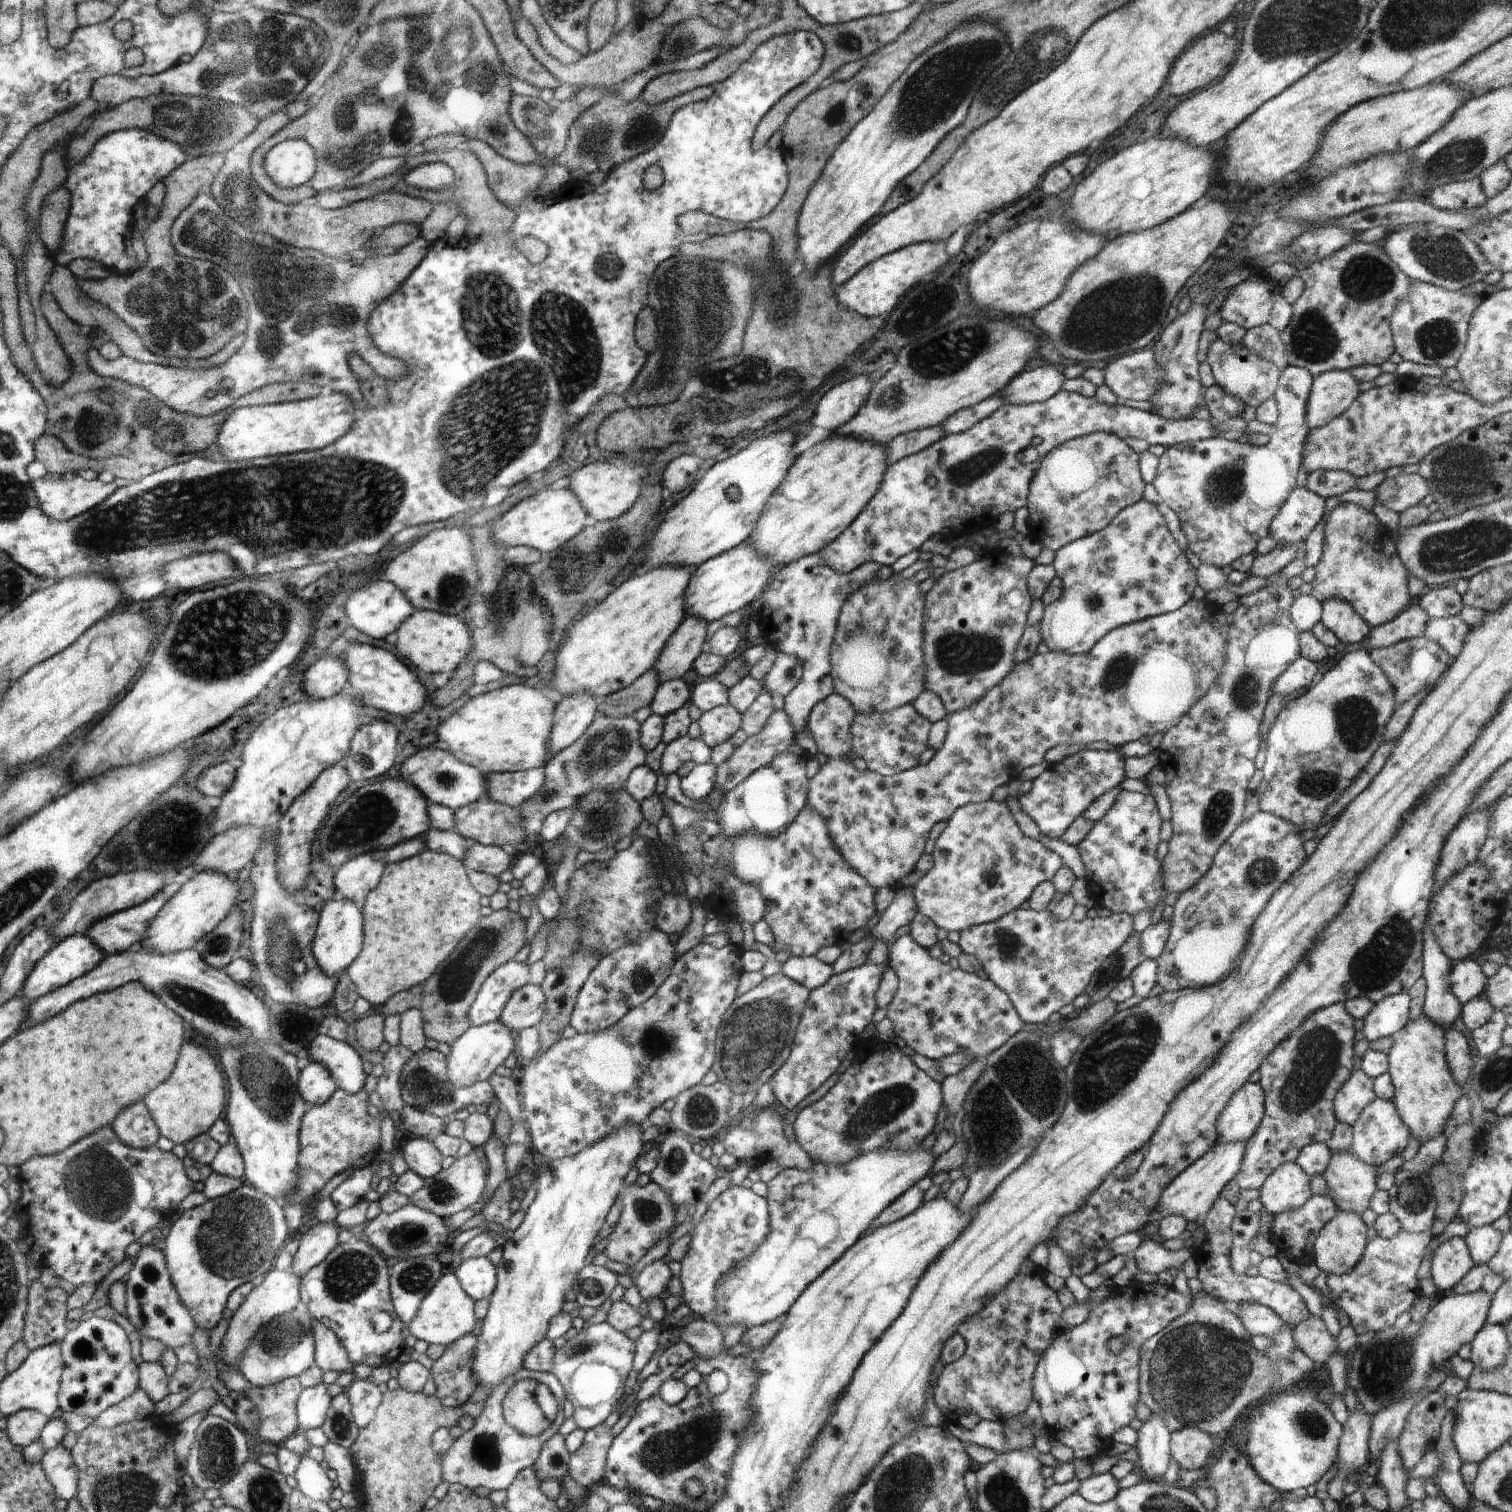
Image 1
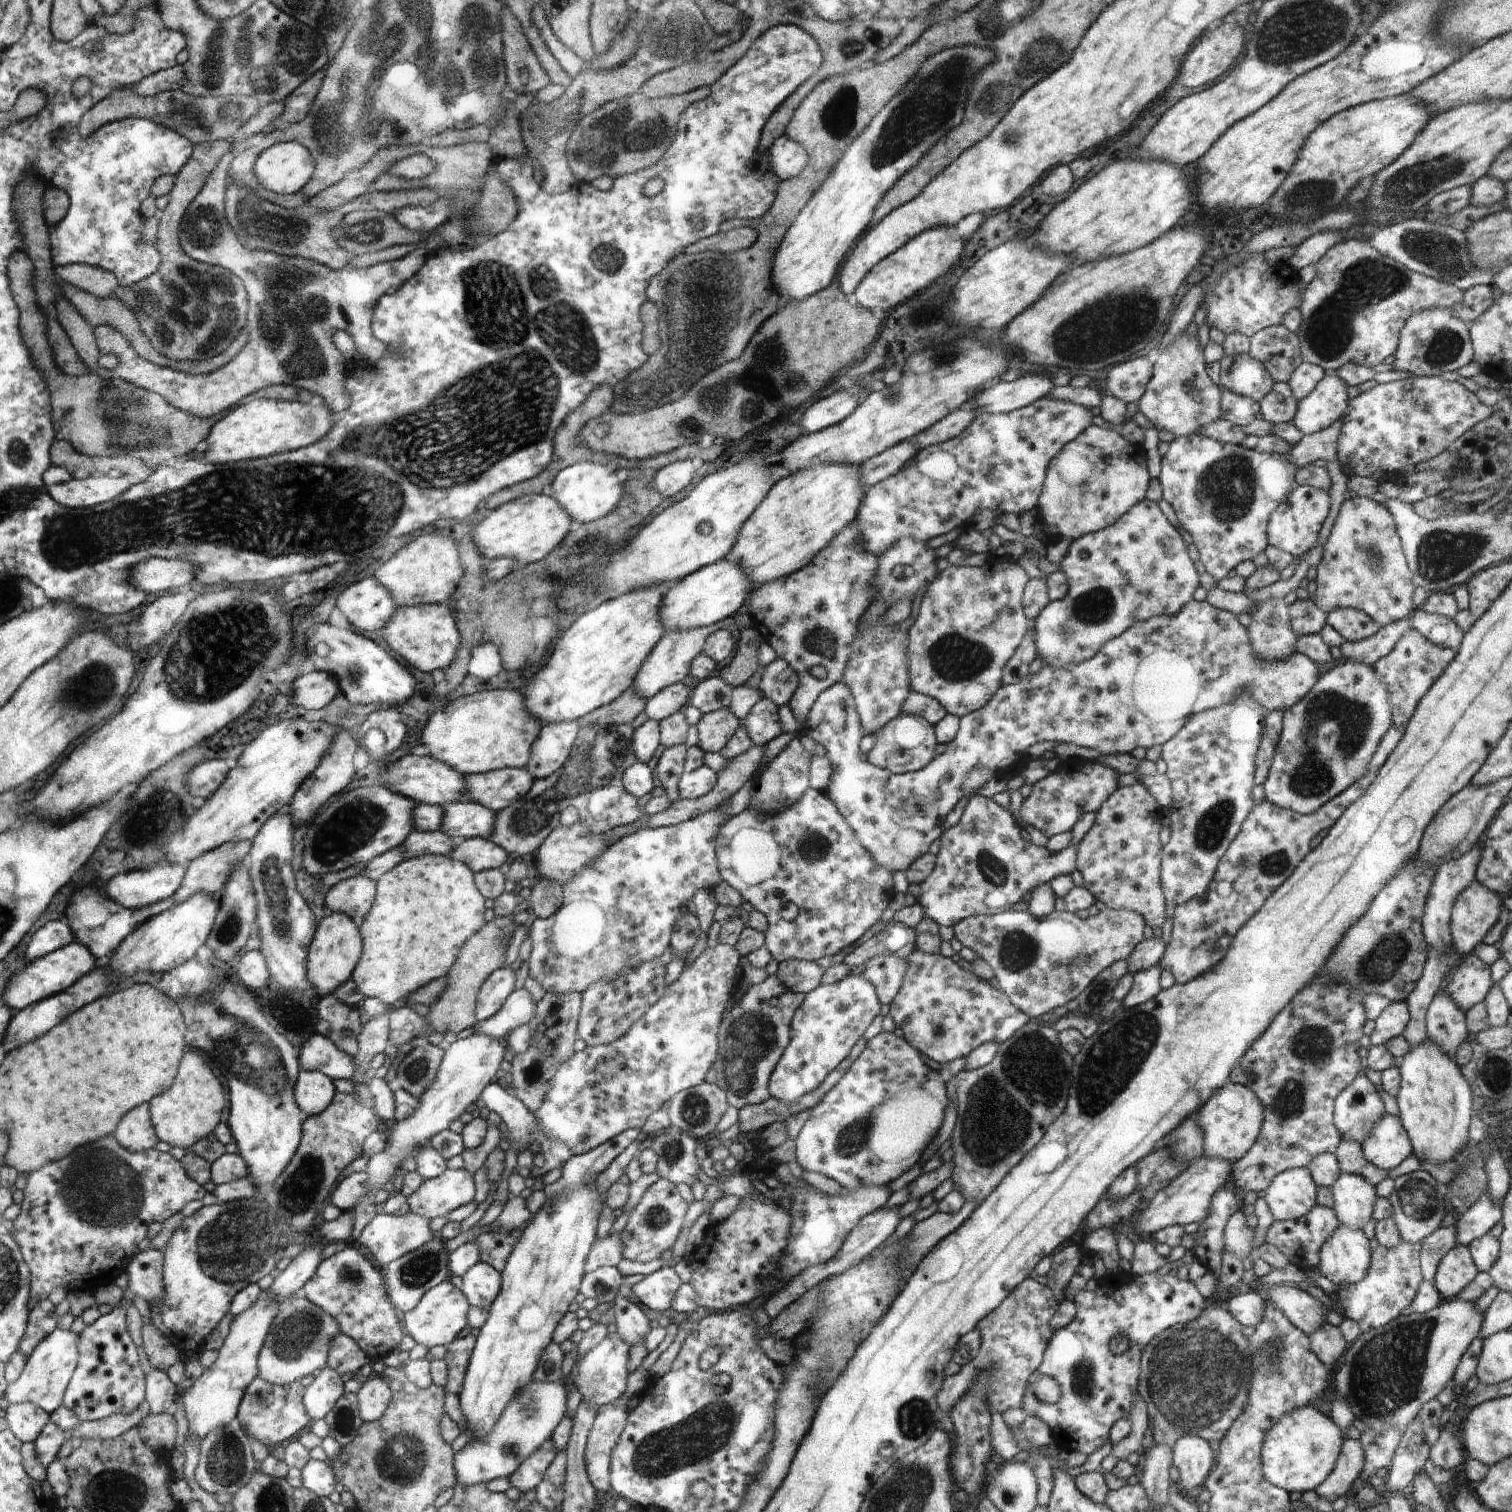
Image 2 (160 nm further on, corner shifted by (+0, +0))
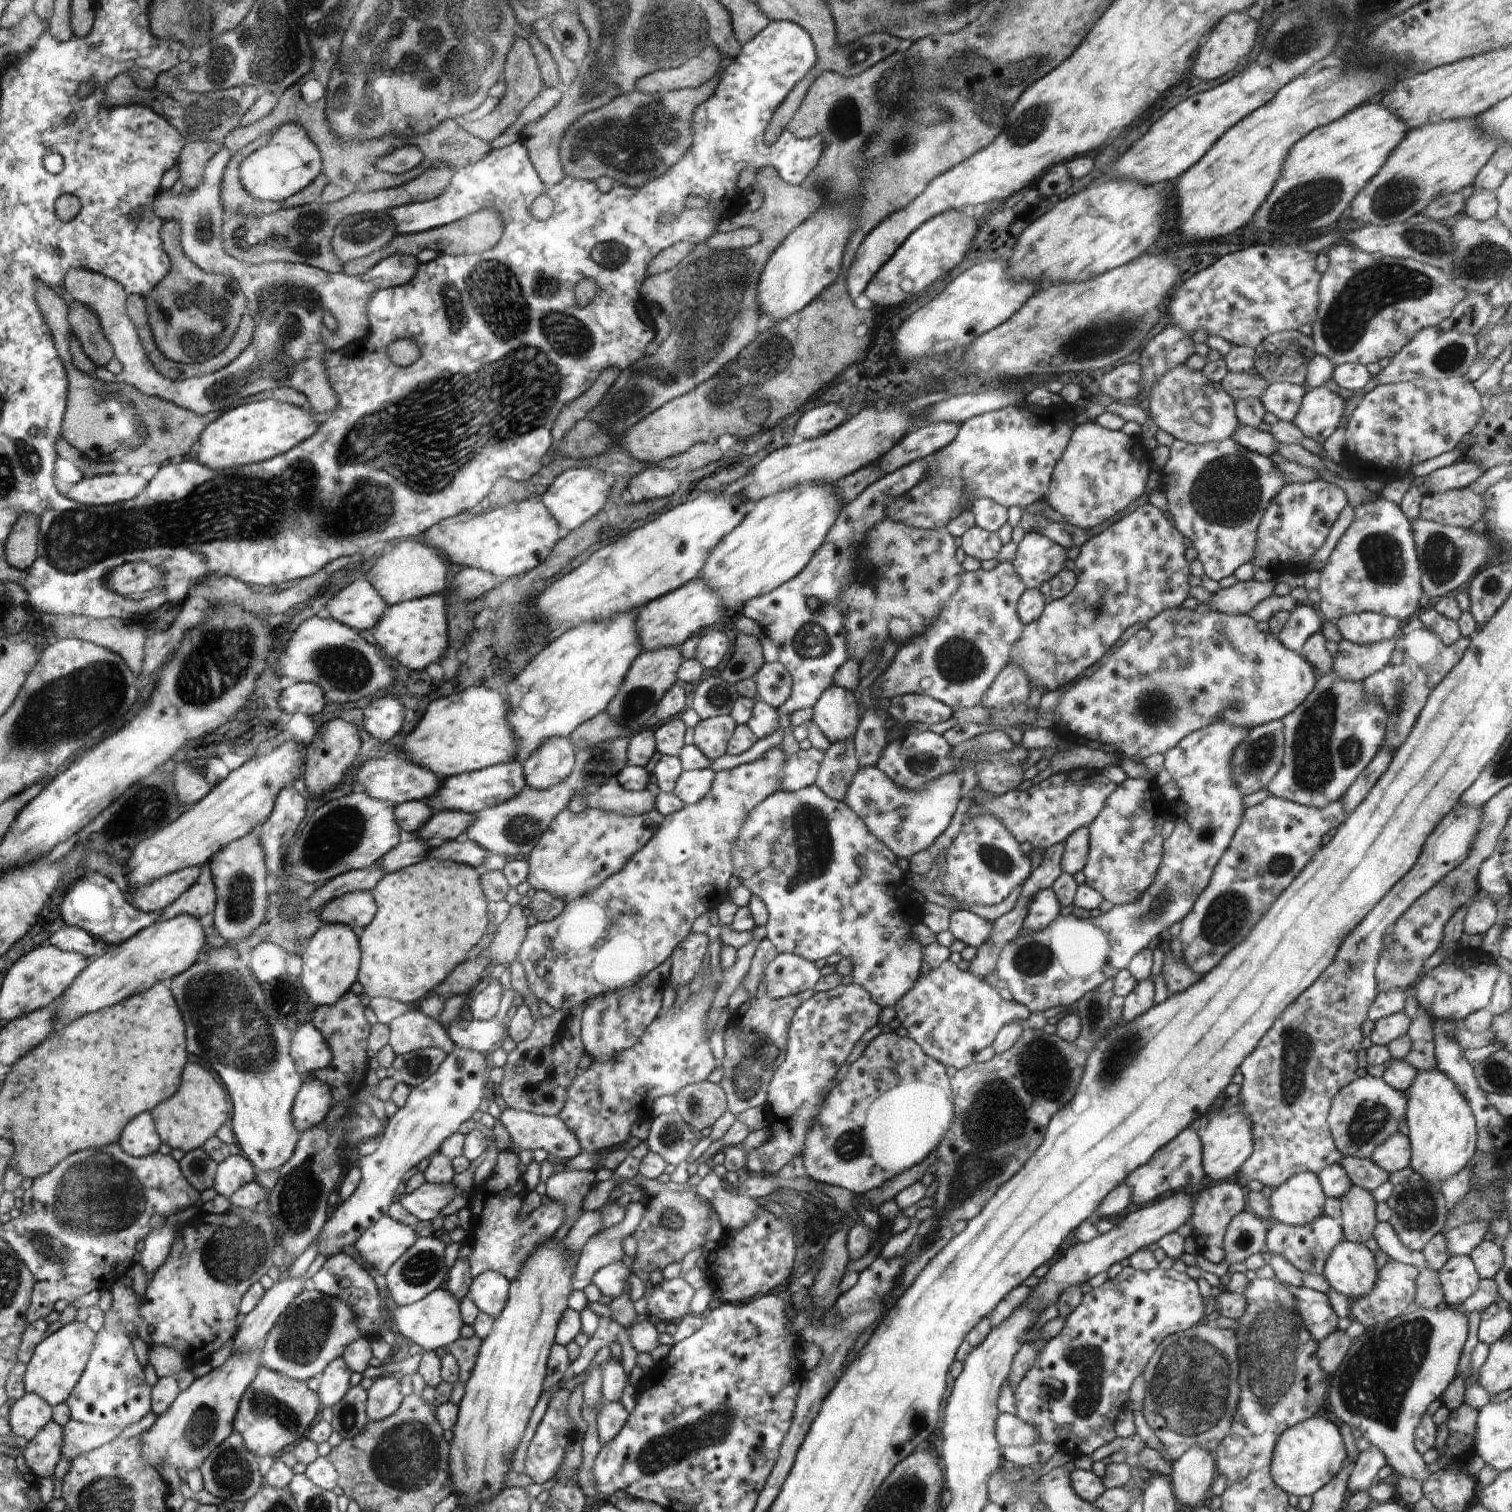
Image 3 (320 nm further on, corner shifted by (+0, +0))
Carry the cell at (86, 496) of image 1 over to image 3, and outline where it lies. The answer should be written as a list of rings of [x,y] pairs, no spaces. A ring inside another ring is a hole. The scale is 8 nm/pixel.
[[[94,476],[81,480],[65,495],[85,505],[113,505],[124,503],[138,496],[146,488],[146,480],[142,476]]]

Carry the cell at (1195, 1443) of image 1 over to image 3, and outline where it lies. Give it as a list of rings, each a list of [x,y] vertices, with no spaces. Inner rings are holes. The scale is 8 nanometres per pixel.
[[[1190,1447],[1171,1465],[1170,1481],[1177,1502],[1196,1510],[1211,1496],[1210,1487],[1218,1476],[1215,1457],[1206,1449]]]

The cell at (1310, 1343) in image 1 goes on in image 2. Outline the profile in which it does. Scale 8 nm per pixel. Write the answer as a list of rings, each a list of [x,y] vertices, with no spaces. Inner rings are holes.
[[[1326,1323],[1319,1331],[1308,1336],[1312,1352],[1333,1370],[1348,1347],[1339,1327]]]

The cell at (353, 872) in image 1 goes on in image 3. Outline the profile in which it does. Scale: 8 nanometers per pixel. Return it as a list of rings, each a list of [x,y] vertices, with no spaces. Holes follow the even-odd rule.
[[[352,891],[332,899],[318,914],[324,925],[340,923],[359,935],[372,922],[376,904],[371,891]]]

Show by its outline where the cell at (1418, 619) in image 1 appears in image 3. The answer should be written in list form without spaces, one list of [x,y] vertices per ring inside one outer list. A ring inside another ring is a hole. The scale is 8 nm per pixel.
[[[1343,638],[1338,643],[1332,671],[1342,680],[1351,683],[1363,681],[1386,666],[1394,647],[1395,639],[1371,645],[1359,645]]]

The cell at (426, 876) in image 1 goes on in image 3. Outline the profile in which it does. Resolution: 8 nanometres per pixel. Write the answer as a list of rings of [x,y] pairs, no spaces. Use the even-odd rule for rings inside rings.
[[[430,858],[386,873],[371,890],[378,898],[378,918],[370,922],[361,934],[362,974],[358,974],[364,993],[372,997],[386,997],[419,1005],[422,998],[435,988],[466,960],[466,954],[486,934],[486,899],[480,888],[476,868]]]

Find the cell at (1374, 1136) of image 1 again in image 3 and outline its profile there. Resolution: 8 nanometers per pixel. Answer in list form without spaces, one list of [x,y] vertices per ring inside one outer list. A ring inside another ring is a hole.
[[[1398,1132],[1376,1147],[1370,1159],[1387,1173],[1406,1168],[1411,1163],[1409,1138]]]

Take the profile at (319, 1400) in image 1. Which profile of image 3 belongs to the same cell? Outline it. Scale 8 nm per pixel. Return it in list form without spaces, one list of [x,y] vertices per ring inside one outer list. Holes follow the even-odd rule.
[[[342,1357],[329,1362],[325,1372],[318,1376],[319,1388],[316,1391],[324,1407],[332,1407],[348,1392],[351,1373]]]

